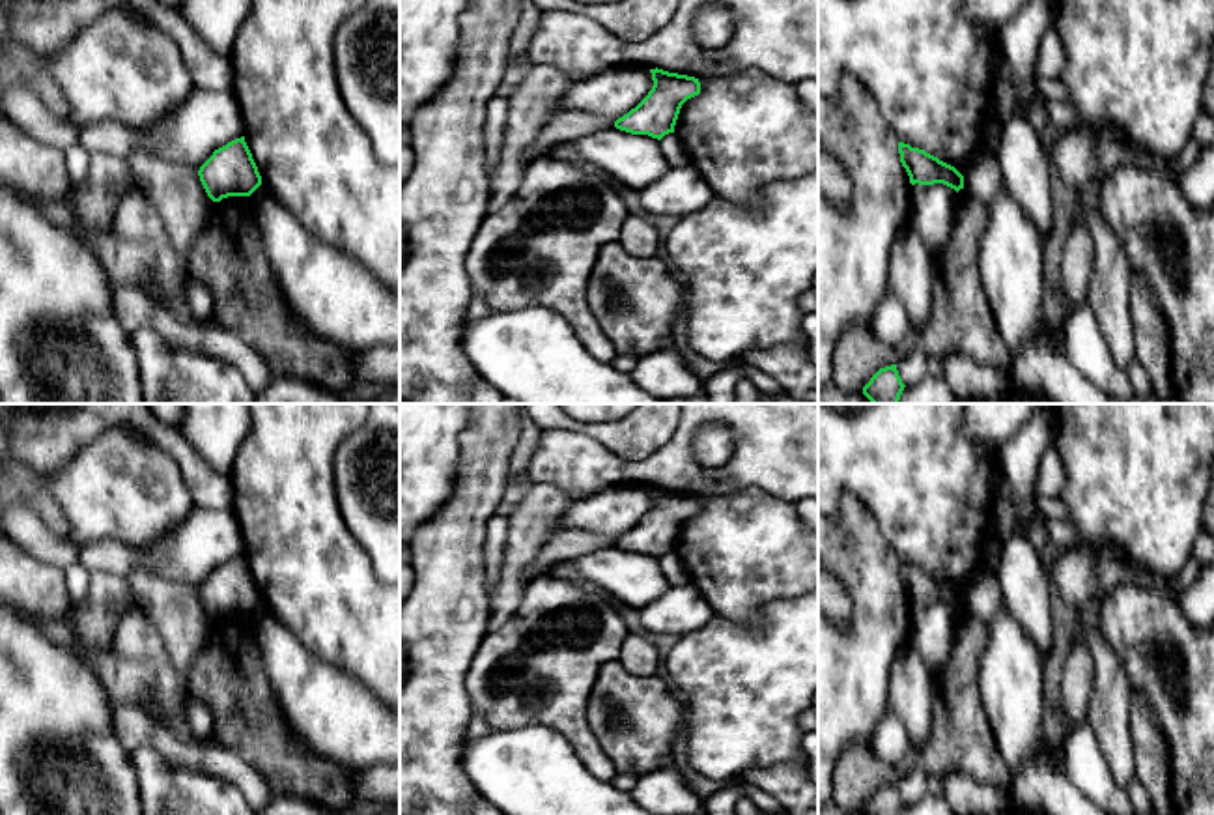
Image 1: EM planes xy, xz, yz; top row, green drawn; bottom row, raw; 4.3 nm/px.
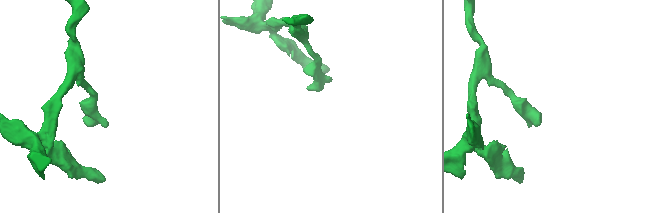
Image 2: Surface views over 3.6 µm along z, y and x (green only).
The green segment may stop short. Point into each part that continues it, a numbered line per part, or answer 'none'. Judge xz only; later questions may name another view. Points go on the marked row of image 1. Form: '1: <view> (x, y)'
none

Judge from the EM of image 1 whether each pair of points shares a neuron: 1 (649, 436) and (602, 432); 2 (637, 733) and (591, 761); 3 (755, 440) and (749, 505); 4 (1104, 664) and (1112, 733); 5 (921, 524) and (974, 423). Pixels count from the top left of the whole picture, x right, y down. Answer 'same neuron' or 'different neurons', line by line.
1: same neuron
2: different neurons
3: different neurons
4: same neuron
5: different neurons

